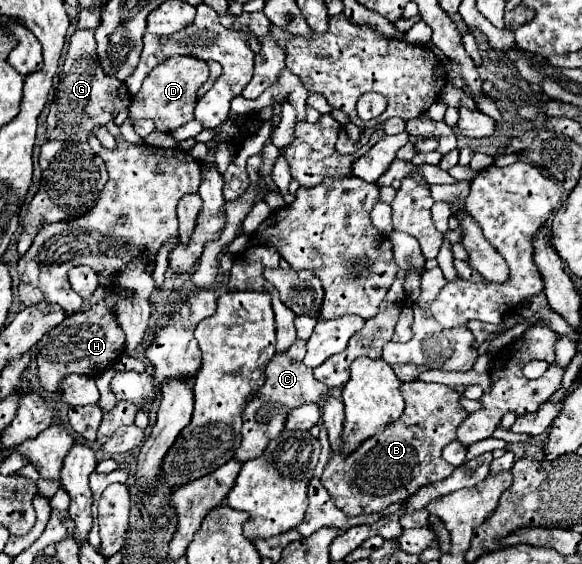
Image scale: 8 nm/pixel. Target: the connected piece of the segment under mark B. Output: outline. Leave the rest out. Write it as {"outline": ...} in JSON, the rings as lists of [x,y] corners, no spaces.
{"outline":[[[421,381],[403,383],[401,391],[405,397],[403,415],[383,433],[377,433],[367,439],[357,451],[347,457],[337,455],[343,431],[343,403],[335,397],[321,401],[323,423],[327,425],[333,449],[331,459],[323,471],[321,483],[329,491],[335,505],[349,517],[381,513],[385,507],[389,507],[389,503],[405,501],[423,485],[447,479],[455,469],[453,465],[443,461],[441,449],[447,443],[455,441],[459,423],[469,415],[459,403],[461,395],[447,385]]]}

